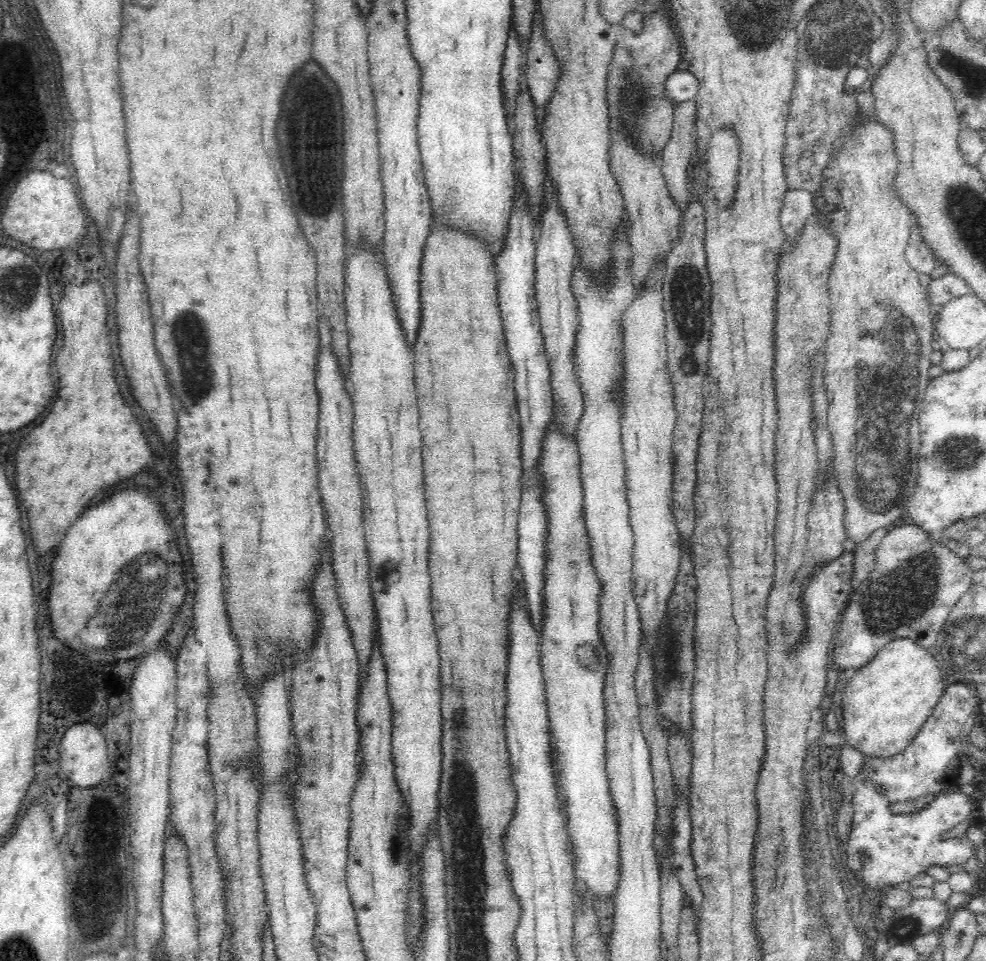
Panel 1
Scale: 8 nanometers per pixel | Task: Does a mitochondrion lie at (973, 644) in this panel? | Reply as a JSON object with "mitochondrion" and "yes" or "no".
{"mitochondrion":"yes"}

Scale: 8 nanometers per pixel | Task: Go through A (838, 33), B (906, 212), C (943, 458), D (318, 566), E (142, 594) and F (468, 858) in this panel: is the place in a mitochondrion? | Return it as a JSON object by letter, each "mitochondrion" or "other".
{"A":"mitochondrion","B":"other","C":"mitochondrion","D":"other","E":"mitochondrion","F":"mitochondrion"}

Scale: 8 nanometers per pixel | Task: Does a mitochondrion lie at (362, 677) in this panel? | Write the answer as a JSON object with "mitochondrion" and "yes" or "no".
{"mitochondrion":"no"}

